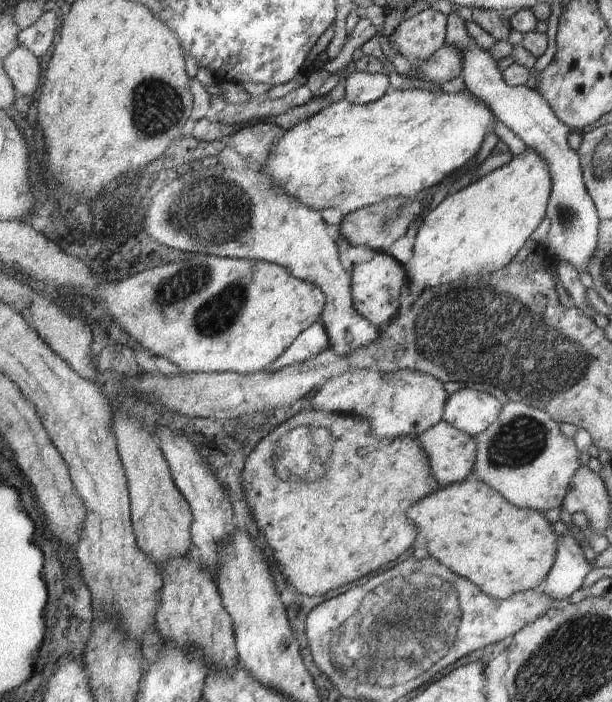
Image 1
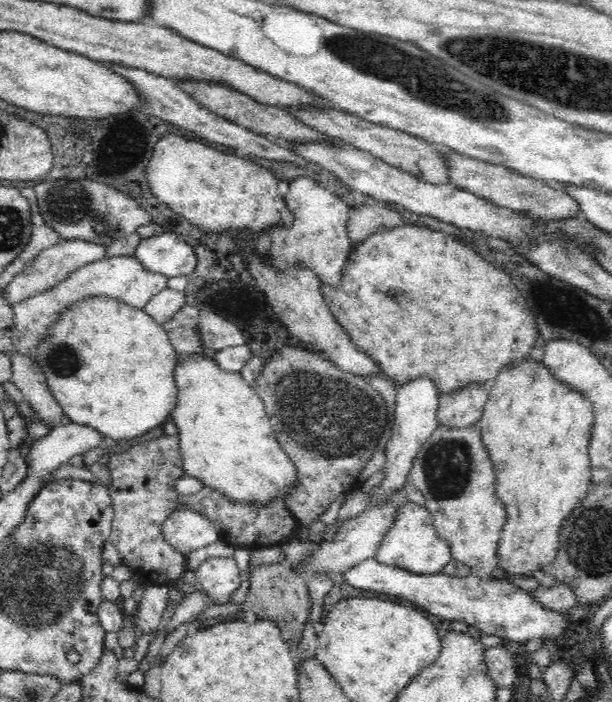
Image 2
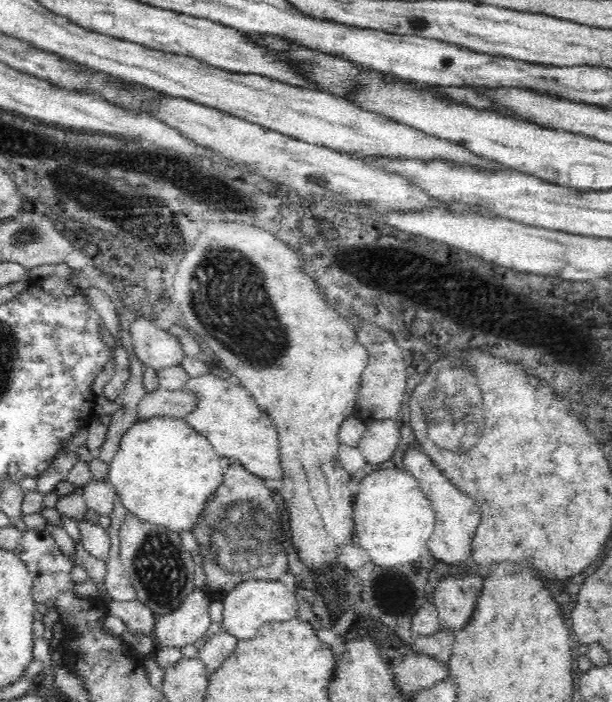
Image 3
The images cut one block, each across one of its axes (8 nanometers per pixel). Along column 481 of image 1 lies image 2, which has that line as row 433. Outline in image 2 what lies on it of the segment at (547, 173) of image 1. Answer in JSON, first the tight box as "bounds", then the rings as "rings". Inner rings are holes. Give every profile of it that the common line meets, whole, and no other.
{"bounds":[170,354,301,507],"rings":[[[193,354],[178,363],[175,379],[178,385],[178,404],[170,420],[175,423],[180,437],[185,475],[197,479],[205,491],[218,491],[218,494],[231,501],[256,507],[268,507],[276,499],[285,498],[297,491],[301,481],[300,471],[278,442],[263,401],[250,383],[244,380],[241,372],[221,370],[210,354]]]}

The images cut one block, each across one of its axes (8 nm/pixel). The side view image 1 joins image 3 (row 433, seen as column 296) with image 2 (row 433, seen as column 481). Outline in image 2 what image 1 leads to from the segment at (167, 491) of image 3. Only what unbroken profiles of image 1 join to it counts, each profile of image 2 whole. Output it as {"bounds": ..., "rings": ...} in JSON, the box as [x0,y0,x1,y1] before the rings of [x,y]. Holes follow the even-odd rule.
{"bounds":[30,298,178,443],"rings":[[[92,298],[86,299],[85,302],[78,303],[77,306],[70,307],[59,320],[60,324],[56,324],[52,328],[50,338],[42,344],[41,347],[35,346],[30,355],[36,358],[38,368],[41,373],[46,376],[46,384],[48,389],[52,391],[52,395],[56,397],[56,401],[63,408],[64,413],[70,418],[72,423],[88,425],[95,428],[102,436],[109,436],[114,440],[124,443],[129,438],[136,438],[142,436],[144,432],[150,432],[152,428],[160,426],[162,422],[168,422],[171,414],[178,404],[178,385],[176,378],[176,371],[178,368],[178,358],[176,358],[177,351],[174,349],[168,334],[165,332],[162,325],[158,324],[144,309],[131,307],[130,305],[119,303],[114,299],[106,298]]]}

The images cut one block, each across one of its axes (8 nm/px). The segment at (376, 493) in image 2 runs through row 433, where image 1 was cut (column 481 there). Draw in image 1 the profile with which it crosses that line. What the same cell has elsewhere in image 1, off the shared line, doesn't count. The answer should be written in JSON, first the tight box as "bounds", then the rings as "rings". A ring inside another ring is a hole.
{"bounds":[443,387,503,437],"rings":[[[463,387],[450,395],[443,420],[475,437],[499,420],[503,407],[502,402],[492,394]]]}

